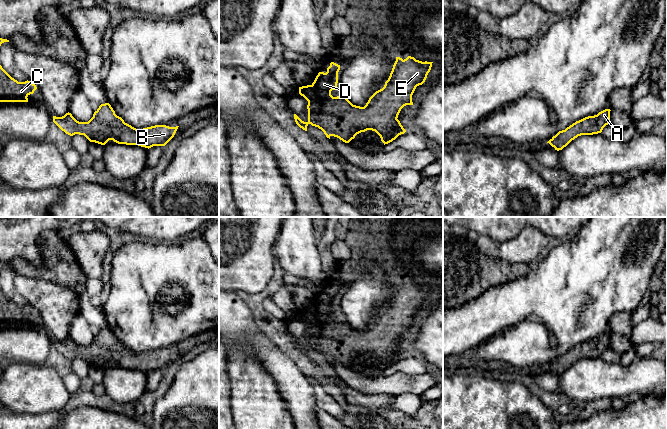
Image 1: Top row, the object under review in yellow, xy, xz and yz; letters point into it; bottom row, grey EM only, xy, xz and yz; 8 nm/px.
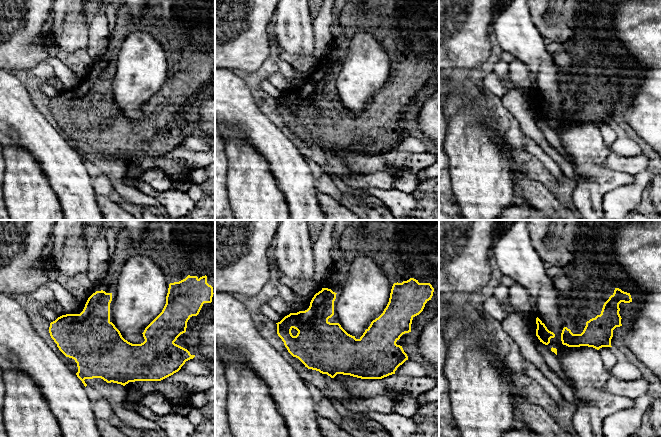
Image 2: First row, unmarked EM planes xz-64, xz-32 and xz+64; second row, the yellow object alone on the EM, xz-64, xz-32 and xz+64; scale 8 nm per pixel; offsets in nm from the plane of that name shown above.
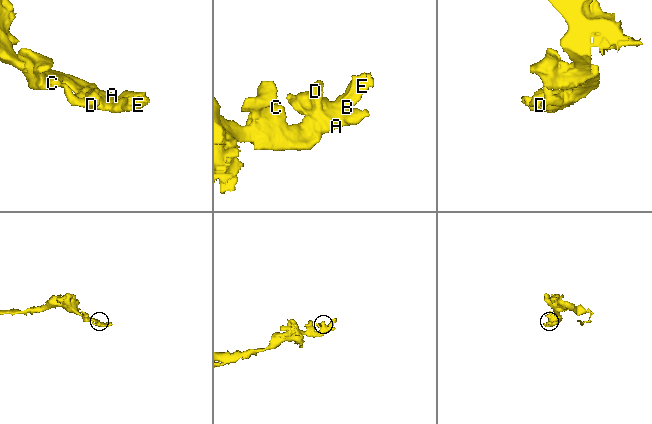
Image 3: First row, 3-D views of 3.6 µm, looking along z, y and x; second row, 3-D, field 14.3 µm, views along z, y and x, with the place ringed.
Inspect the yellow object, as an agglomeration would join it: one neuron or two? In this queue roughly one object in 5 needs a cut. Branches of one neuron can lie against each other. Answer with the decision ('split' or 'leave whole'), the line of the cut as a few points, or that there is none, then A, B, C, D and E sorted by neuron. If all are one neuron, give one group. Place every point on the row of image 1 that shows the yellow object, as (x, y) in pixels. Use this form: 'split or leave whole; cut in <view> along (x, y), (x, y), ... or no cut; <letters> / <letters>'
leave whole; no cut; A B C D E

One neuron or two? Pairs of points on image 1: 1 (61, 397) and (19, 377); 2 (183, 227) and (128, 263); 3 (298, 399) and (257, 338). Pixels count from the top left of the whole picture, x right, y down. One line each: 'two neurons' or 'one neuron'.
1: one neuron
2: two neurons
3: one neuron

